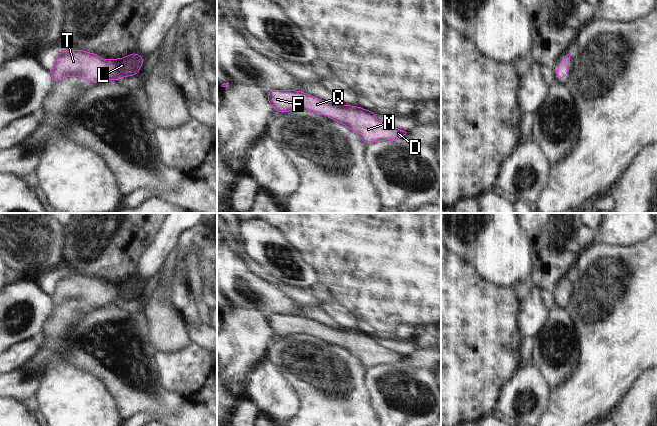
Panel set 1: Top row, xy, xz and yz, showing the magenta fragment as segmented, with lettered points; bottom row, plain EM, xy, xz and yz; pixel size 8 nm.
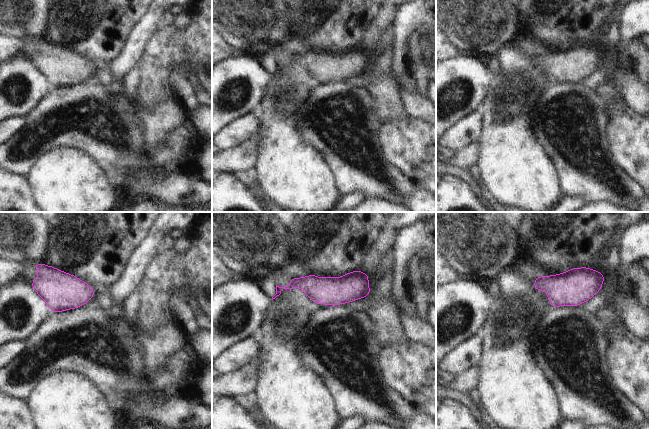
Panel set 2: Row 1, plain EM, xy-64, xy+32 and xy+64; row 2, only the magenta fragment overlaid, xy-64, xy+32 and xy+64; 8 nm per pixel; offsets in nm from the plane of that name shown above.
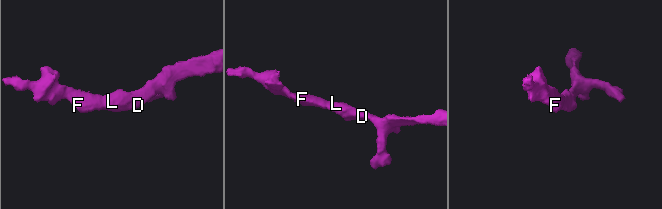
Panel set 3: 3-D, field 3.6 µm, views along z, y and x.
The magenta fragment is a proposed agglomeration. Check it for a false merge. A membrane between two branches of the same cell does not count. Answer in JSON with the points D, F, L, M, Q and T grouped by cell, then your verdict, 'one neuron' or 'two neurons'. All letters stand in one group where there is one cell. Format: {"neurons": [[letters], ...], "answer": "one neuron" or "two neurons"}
{"neurons": [["D", "F", "L", "M", "Q", "T"]], "answer": "one neuron"}

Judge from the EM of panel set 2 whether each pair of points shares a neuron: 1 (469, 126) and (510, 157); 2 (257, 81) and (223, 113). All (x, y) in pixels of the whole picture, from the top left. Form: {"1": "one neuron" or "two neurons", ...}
{"1": "two neurons", "2": "one neuron"}

